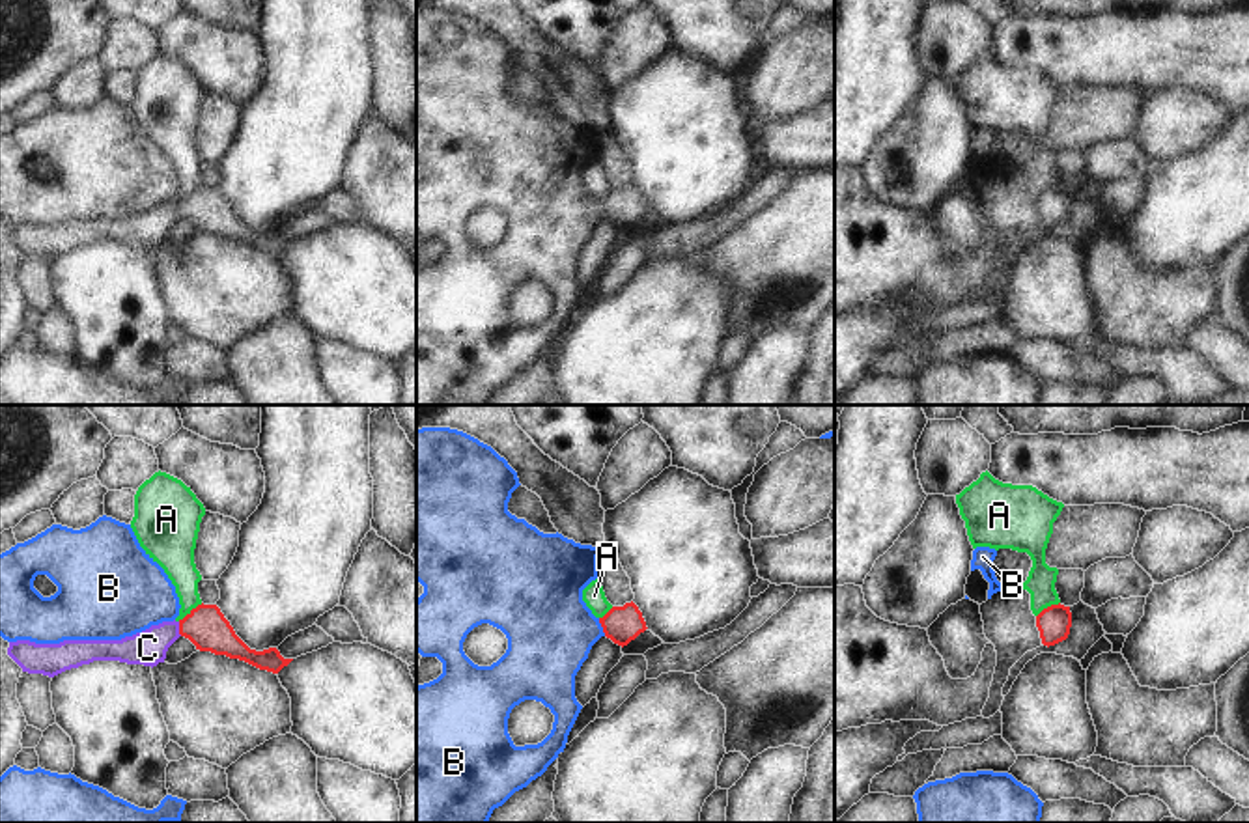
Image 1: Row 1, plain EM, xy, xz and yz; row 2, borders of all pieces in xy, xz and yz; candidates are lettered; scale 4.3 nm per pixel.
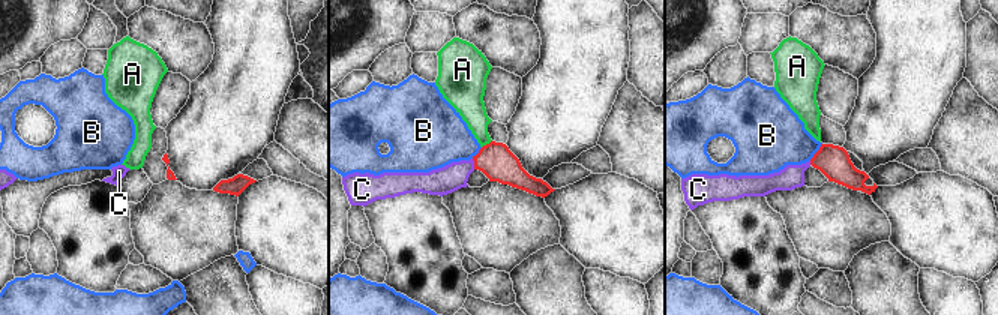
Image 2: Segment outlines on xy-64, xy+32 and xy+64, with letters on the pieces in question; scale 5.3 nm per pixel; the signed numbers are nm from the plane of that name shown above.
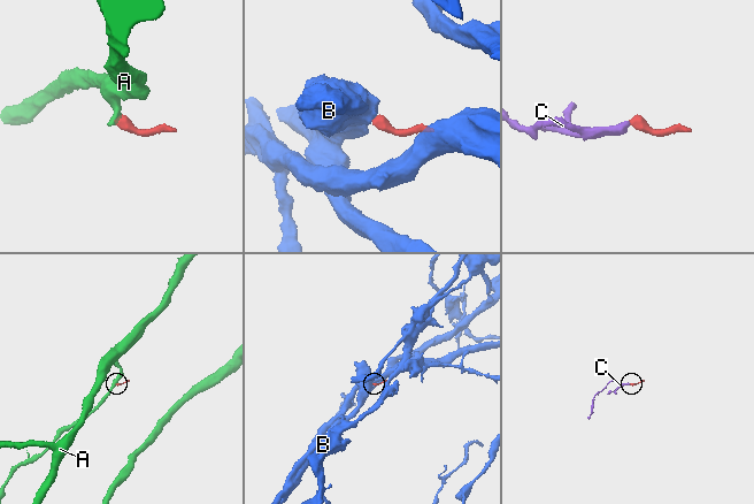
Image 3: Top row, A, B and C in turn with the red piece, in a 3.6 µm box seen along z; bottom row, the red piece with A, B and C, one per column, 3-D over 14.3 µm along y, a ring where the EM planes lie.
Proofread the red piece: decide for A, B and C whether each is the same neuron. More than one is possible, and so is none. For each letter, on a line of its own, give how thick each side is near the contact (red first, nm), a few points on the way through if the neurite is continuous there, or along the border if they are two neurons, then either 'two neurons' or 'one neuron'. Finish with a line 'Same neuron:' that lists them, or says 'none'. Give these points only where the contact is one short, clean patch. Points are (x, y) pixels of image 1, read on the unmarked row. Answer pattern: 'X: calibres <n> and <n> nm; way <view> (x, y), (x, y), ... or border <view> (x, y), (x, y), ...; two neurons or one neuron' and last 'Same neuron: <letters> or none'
A: calibres 180 and 160 nm; border xy (202, 185), (178, 202); two neurons
B: calibres 160 and 380 nm; border xz (598, 200), (605, 217); two neurons
C: calibres 180 and 150 nm; way xy (206, 209), (180, 211), (165, 215), (148, 230); one neuron
Same neuron: C

